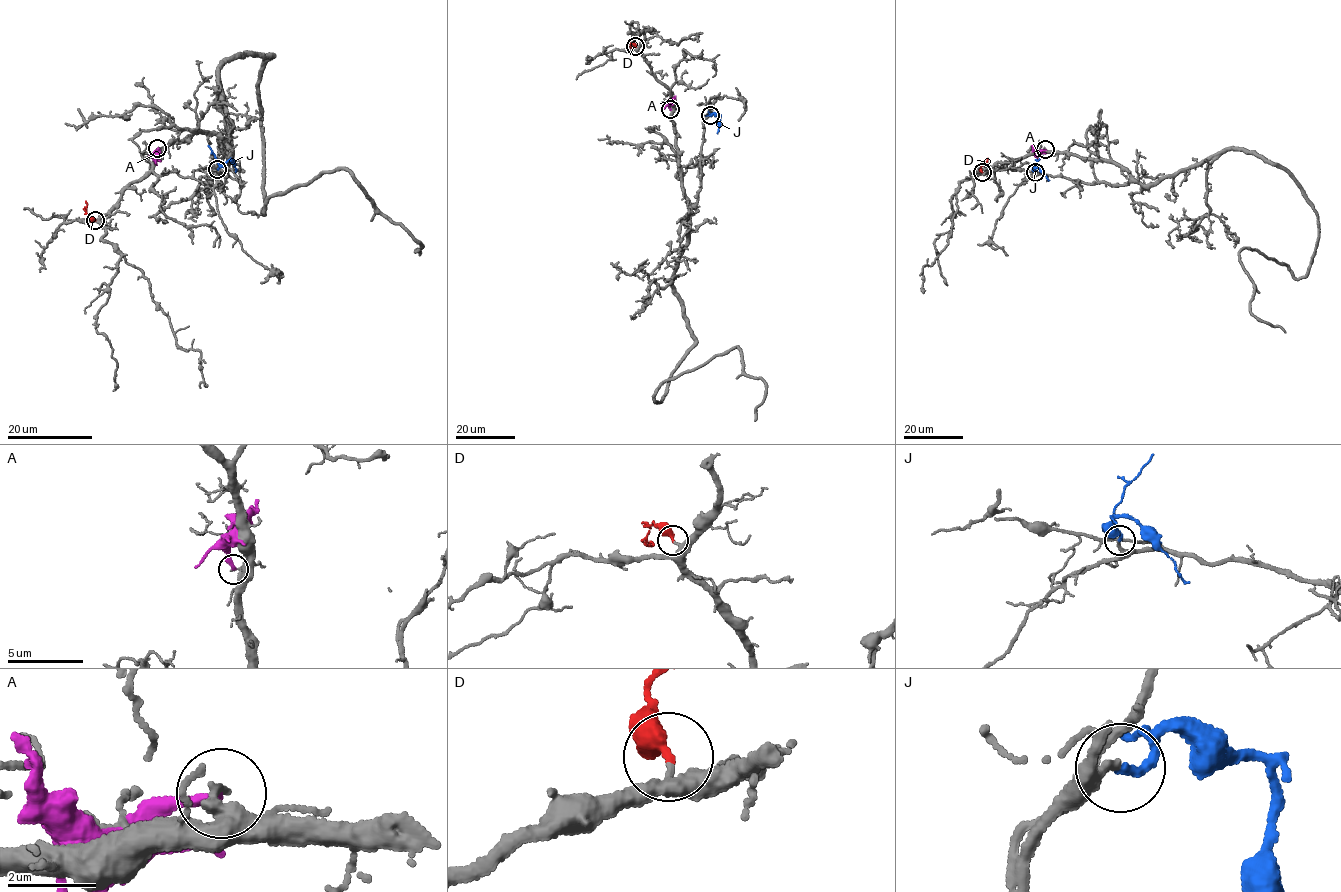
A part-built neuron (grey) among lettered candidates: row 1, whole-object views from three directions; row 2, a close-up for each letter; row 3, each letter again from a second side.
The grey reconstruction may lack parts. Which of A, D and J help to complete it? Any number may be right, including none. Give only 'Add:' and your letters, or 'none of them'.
Add: D, J

